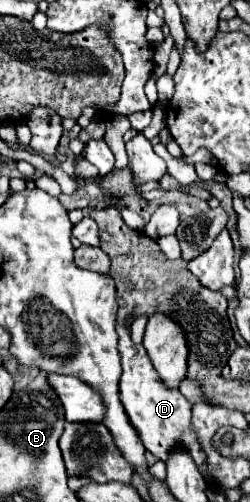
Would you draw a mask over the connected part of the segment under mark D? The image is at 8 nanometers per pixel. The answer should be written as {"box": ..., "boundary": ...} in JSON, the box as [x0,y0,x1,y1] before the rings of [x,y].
{"box":[117,325,205,471],"boundary":[[[117,325],[117,335],[119,335],[119,353],[121,353],[121,381],[119,381],[119,395],[121,403],[125,407],[125,413],[129,415],[129,421],[137,429],[143,445],[147,451],[151,451],[157,459],[165,461],[167,453],[173,447],[187,447],[191,457],[195,459],[197,467],[203,471],[205,465],[205,453],[201,451],[197,437],[191,429],[191,403],[185,401],[185,397],[177,389],[165,387],[165,383],[159,379],[157,371],[153,369],[147,351],[143,345],[135,345],[131,341],[131,331],[129,325]]]}

